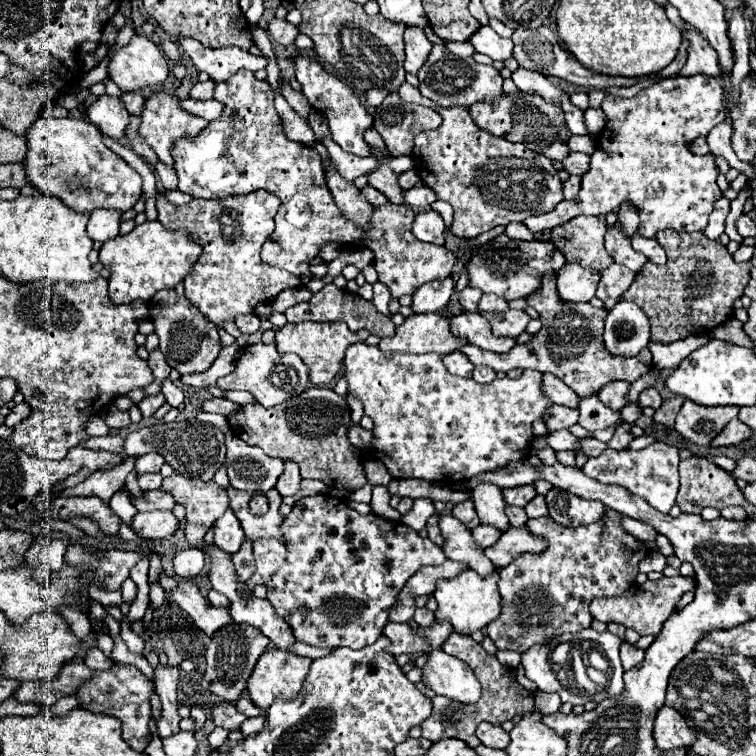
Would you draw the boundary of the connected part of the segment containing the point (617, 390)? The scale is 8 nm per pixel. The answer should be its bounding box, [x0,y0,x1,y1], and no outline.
[598,382,630,410]

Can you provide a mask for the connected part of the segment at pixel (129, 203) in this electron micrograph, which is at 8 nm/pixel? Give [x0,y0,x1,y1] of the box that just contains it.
[26,118,142,214]

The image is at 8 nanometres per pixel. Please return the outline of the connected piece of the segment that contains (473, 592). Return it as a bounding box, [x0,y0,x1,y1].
[434,568,500,636]

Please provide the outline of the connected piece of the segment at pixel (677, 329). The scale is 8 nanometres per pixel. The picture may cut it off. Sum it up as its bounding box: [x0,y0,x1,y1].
[620,230,750,344]

